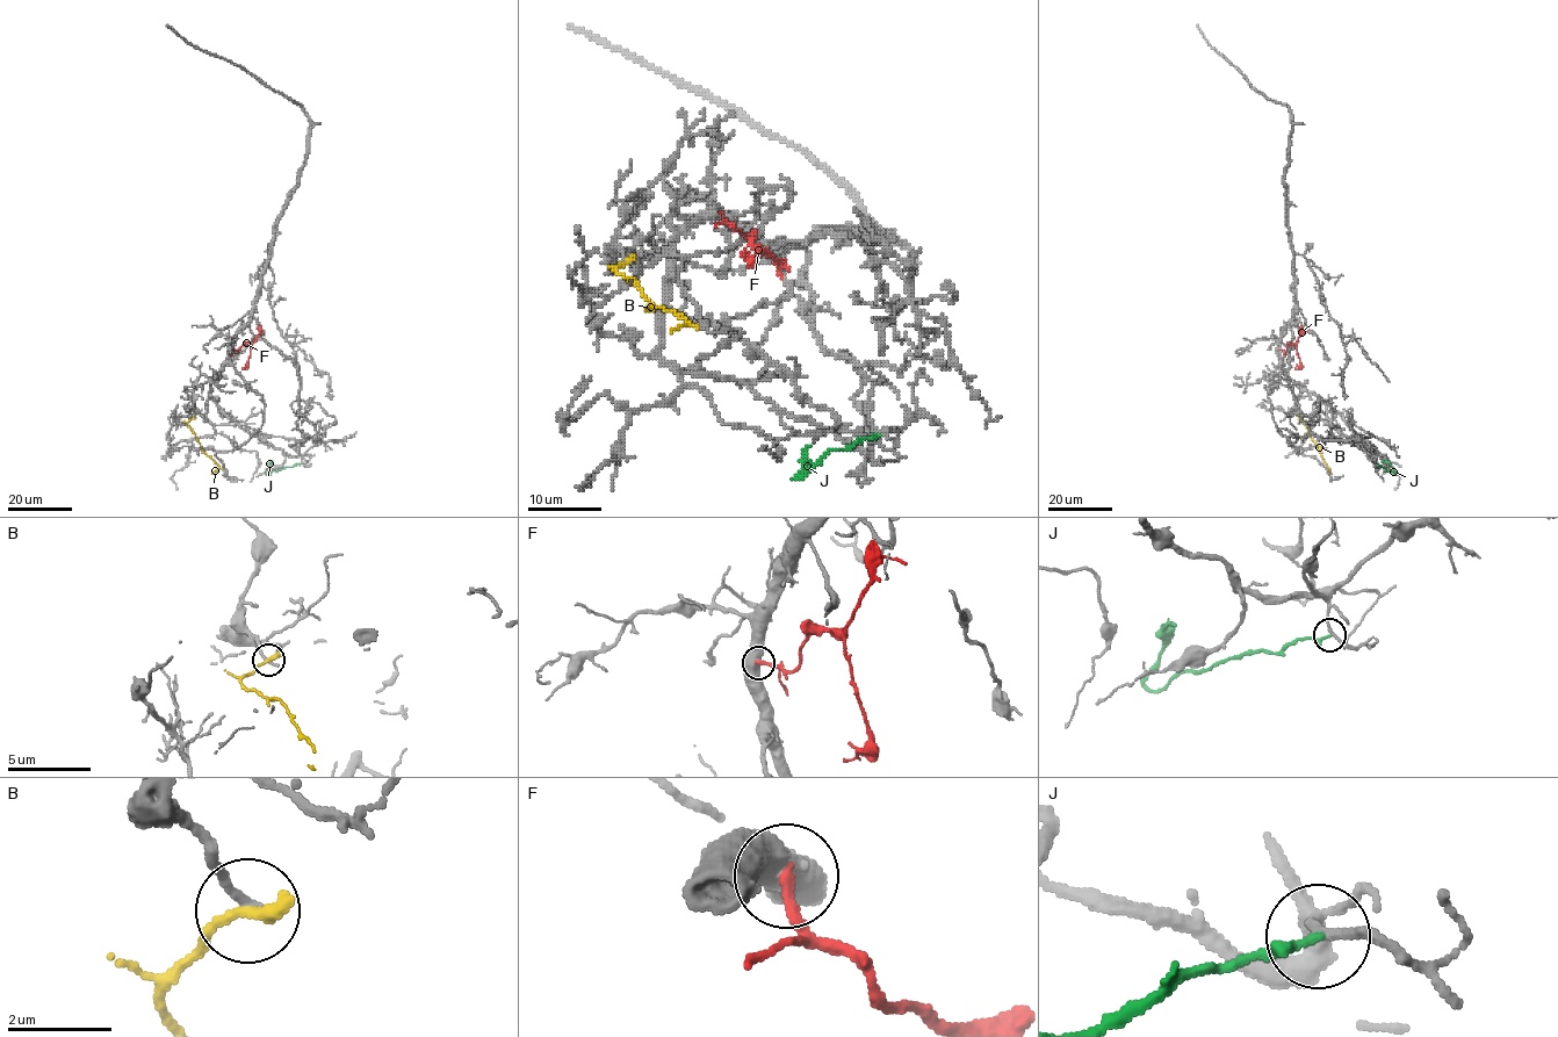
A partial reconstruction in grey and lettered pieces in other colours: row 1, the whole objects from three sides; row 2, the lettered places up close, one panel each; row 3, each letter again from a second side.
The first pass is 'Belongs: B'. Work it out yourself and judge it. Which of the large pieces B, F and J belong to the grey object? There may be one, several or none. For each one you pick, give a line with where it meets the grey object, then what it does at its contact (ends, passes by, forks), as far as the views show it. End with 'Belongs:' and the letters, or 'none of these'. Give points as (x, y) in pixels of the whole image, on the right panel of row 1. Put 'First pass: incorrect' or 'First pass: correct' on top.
First pass: incorrect
Belongs: none of these

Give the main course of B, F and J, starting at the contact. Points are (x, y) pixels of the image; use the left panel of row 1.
B: (193, 418), (187, 425), (202, 449), (218, 467), (211, 474)
F: (233, 348), (238, 351), (245, 344), (251, 346), (247, 364), (243, 367)
J: (302, 463), (268, 475), (266, 472), (272, 461)

